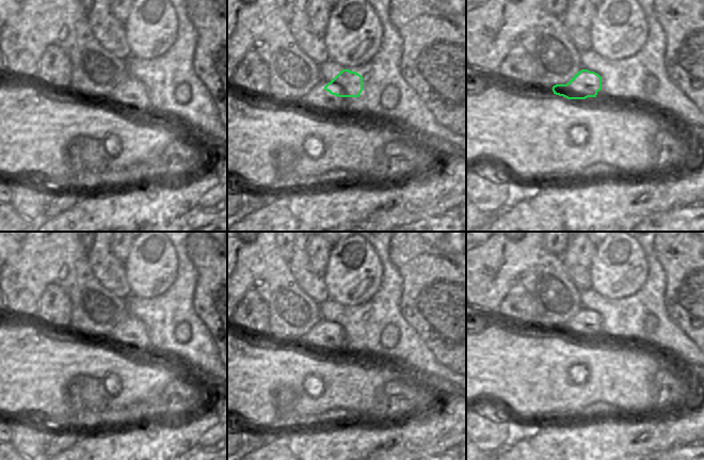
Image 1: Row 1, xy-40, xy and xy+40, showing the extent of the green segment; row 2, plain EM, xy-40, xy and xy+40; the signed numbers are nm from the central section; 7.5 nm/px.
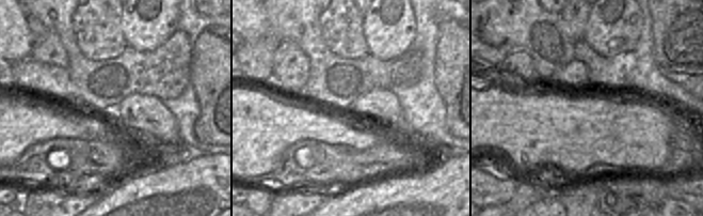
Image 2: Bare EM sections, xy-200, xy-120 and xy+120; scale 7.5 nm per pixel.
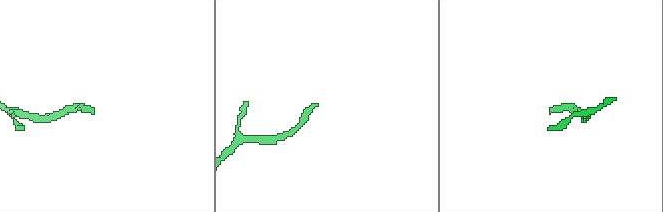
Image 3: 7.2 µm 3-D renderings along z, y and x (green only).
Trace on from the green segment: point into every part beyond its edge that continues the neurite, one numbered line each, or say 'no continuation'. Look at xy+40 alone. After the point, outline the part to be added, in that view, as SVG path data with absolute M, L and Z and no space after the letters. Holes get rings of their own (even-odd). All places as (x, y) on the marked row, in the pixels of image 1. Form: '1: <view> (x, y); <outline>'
no continuation

